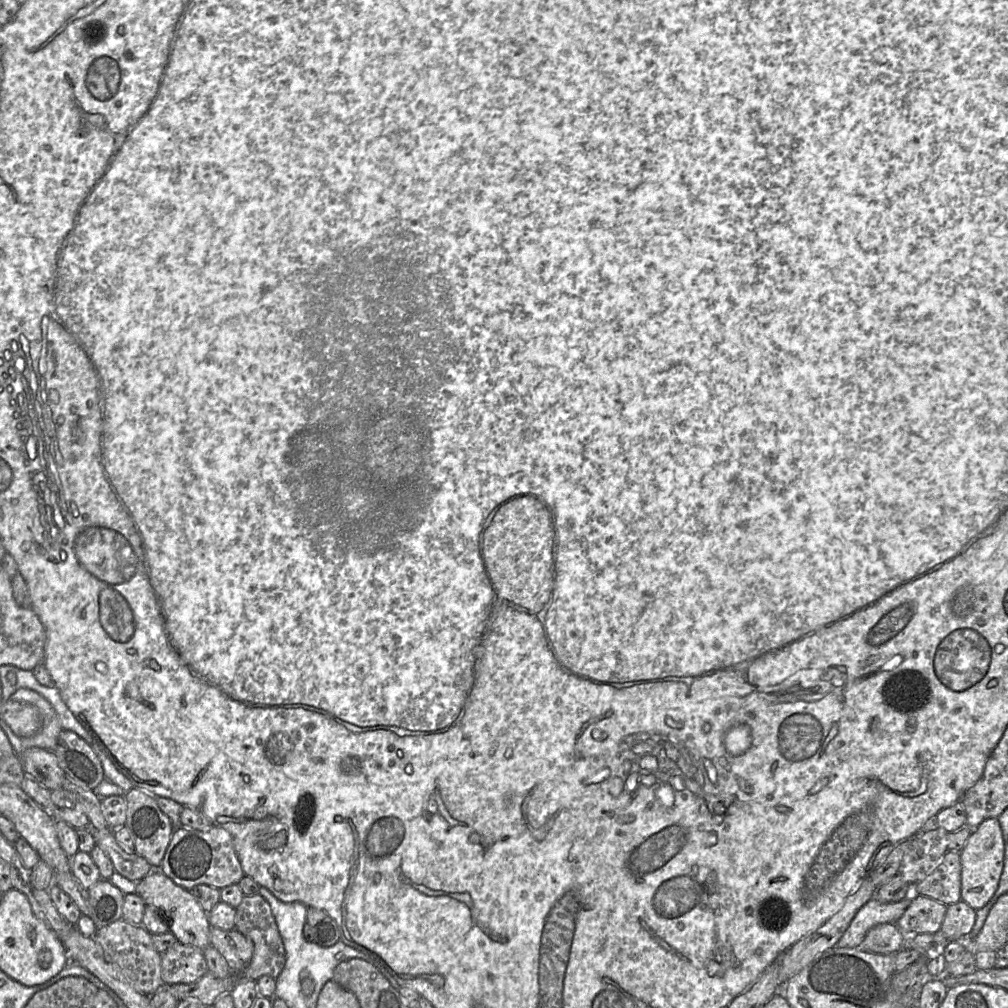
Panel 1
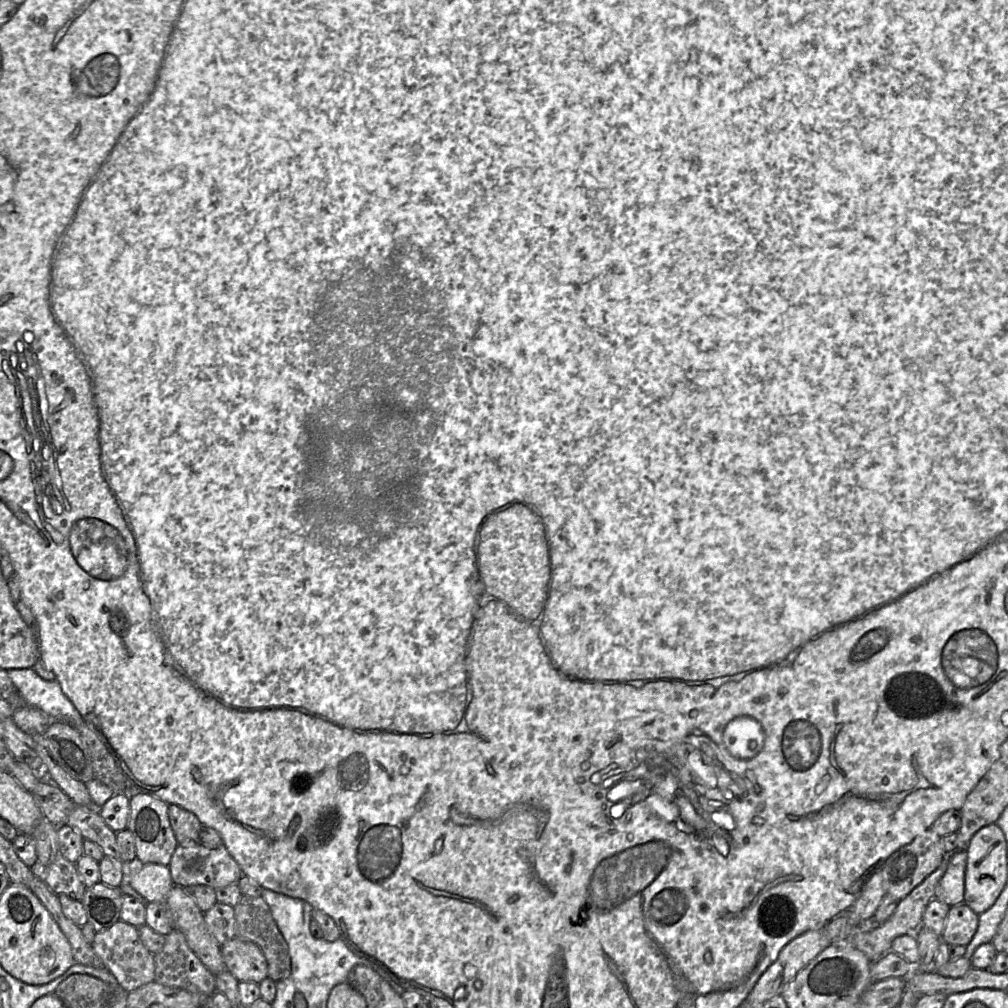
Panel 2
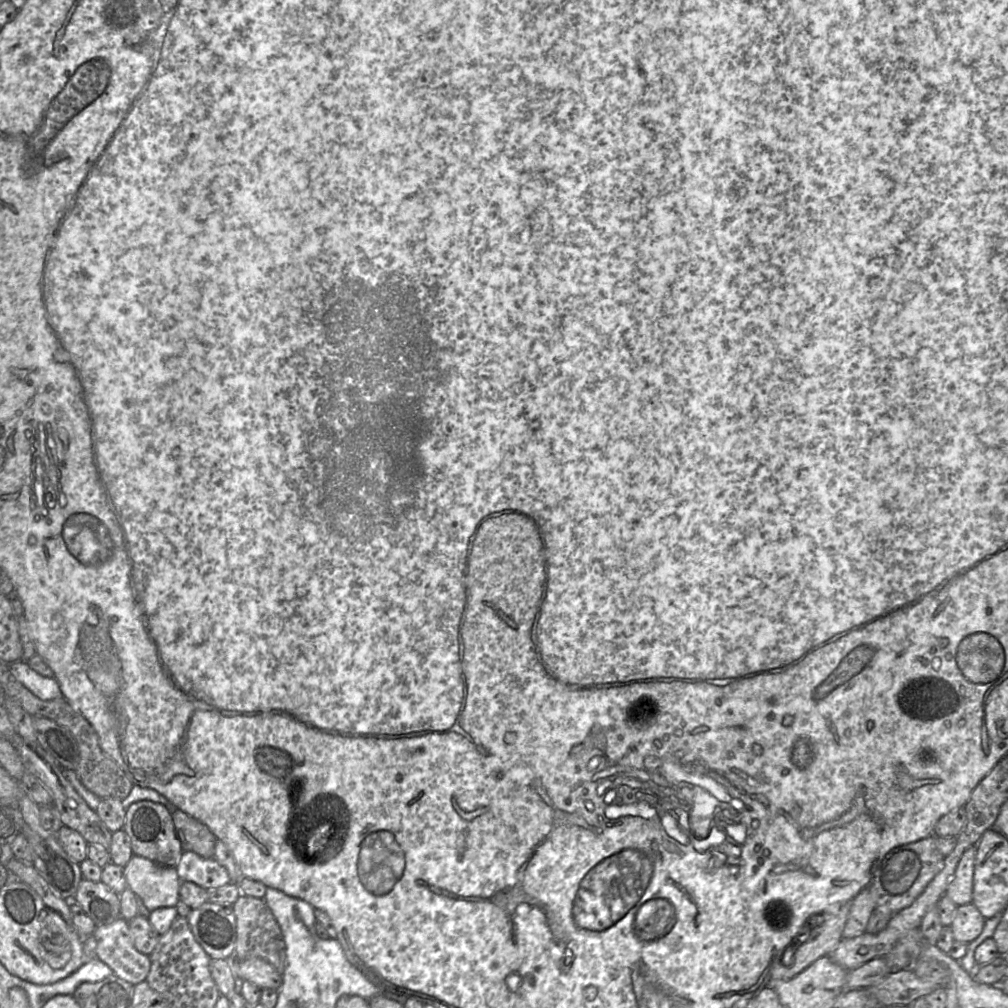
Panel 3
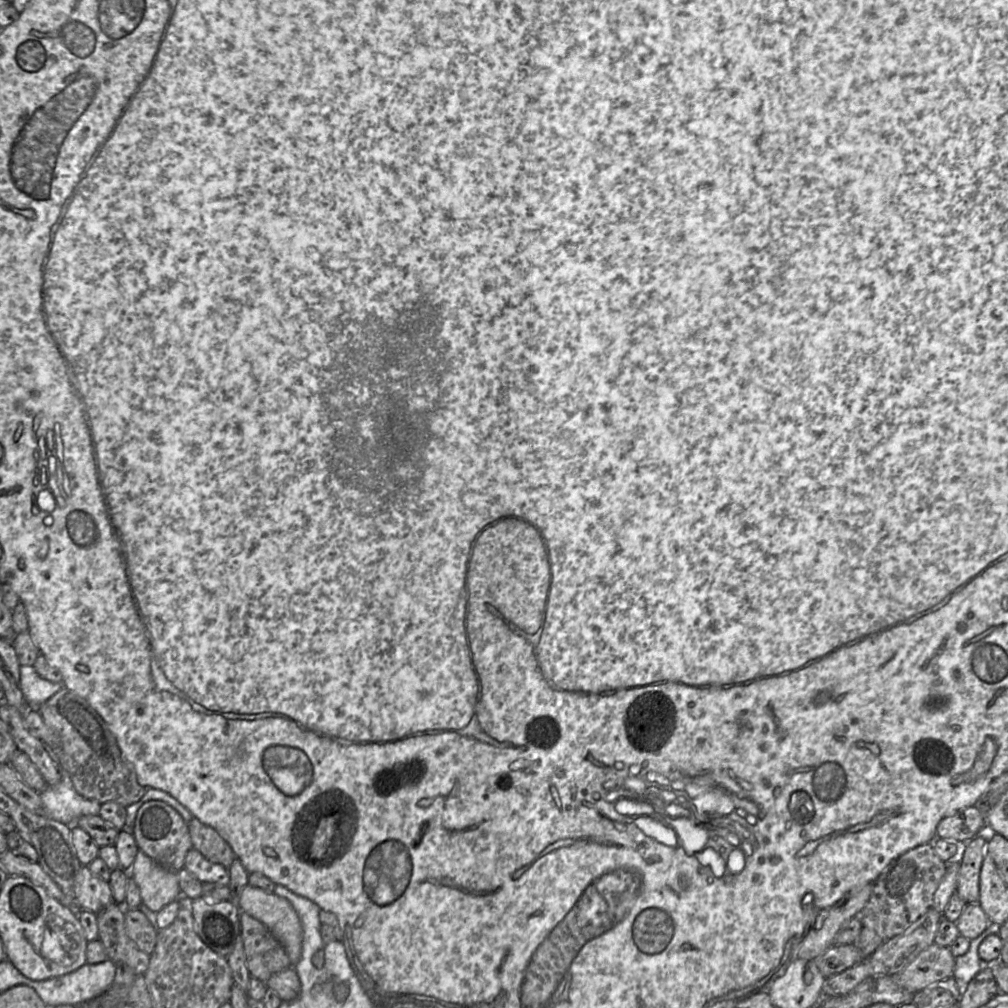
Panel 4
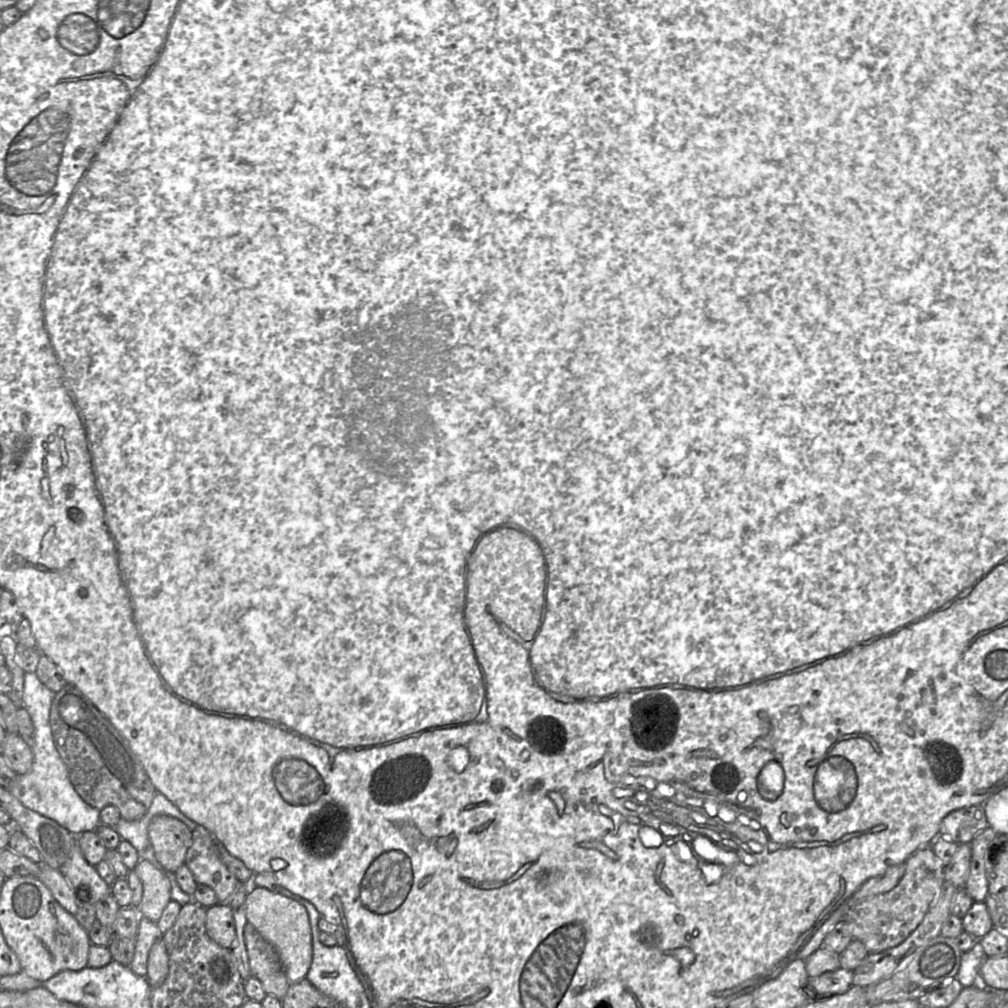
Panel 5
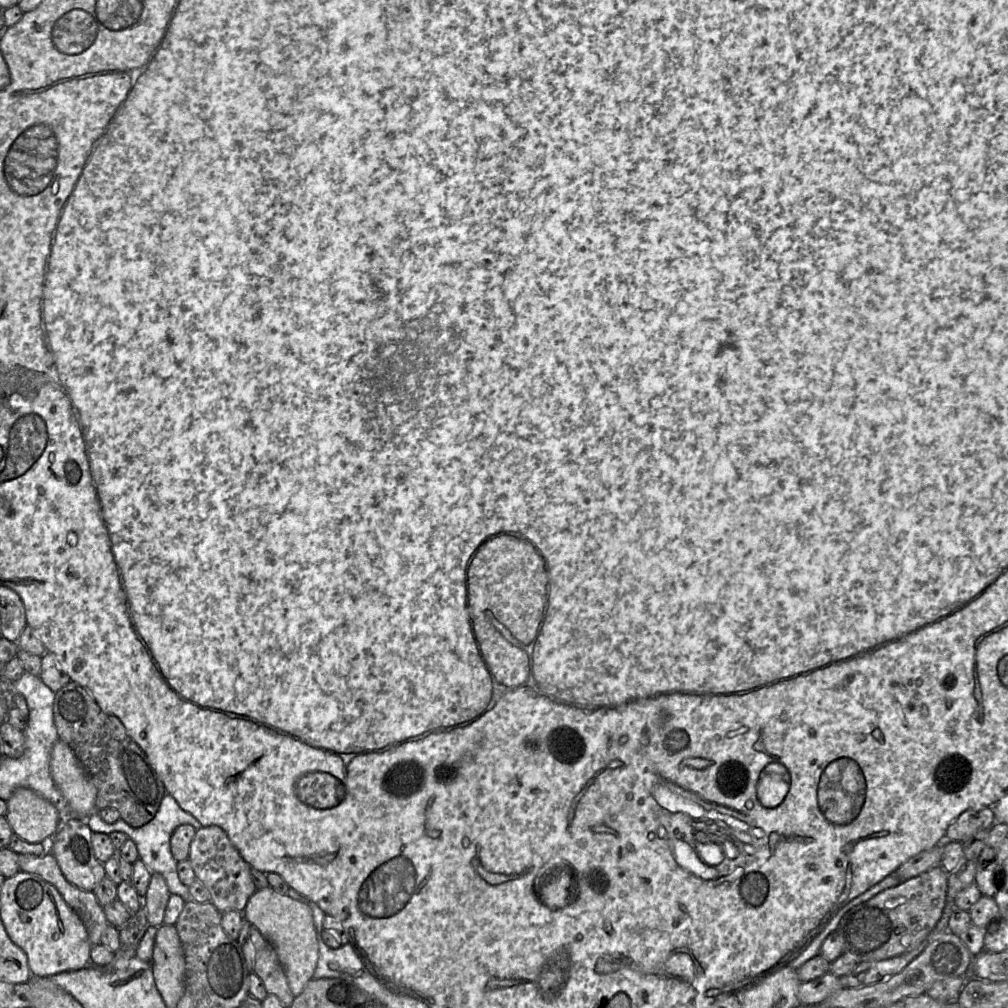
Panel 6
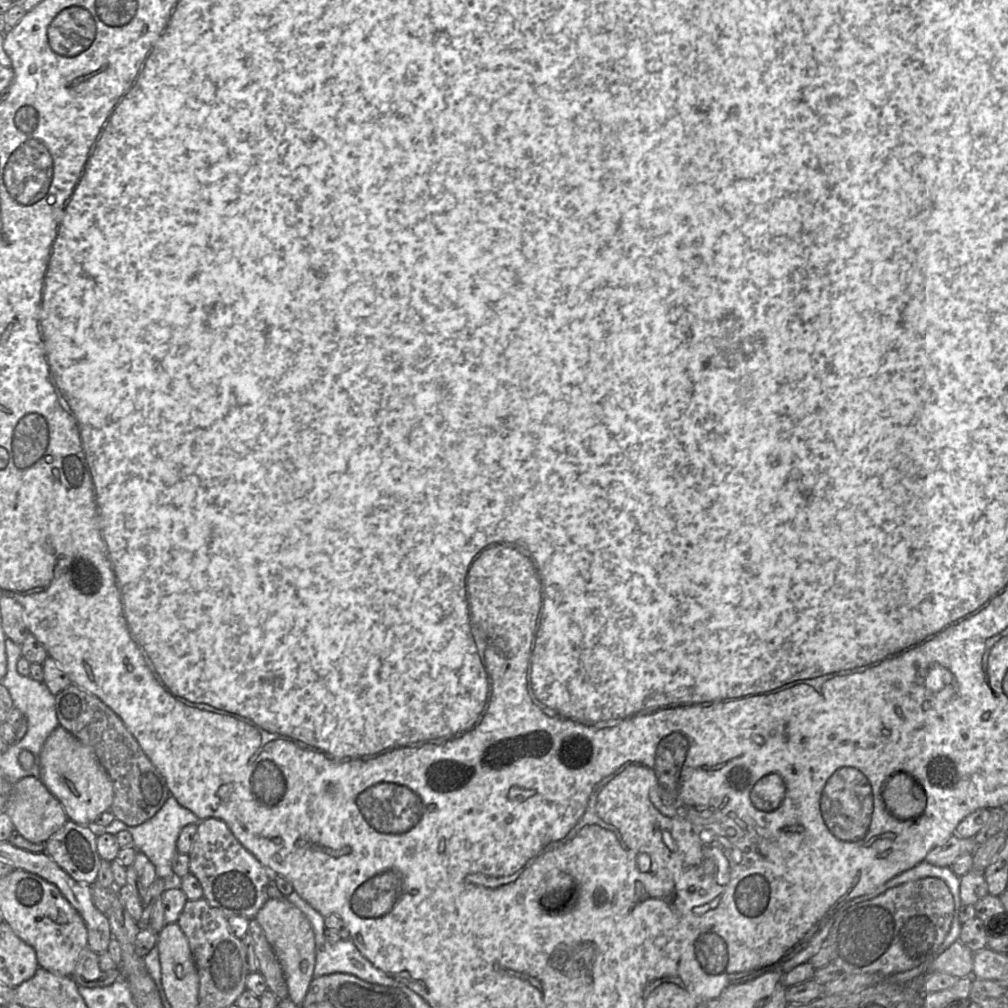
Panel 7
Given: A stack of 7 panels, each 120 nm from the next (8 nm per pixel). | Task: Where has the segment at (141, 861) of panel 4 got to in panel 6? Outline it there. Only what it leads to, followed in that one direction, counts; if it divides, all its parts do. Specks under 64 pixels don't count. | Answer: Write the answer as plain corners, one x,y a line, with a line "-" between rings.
152,873
147,893
142,898
150,926
160,927
163,925
170,895
165,878
159,873

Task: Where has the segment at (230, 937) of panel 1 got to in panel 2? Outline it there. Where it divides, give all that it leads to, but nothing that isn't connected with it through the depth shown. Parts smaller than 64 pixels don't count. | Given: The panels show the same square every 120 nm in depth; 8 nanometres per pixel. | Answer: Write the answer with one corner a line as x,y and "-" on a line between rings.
234,937
221,945
221,954
232,975
239,981
259,984
268,977
267,960
258,945

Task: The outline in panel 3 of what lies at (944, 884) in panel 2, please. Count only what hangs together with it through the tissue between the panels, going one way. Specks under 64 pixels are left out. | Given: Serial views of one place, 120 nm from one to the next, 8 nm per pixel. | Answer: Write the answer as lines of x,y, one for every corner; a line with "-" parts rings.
976,846
966,849
957,864
955,873
950,880
945,895
957,906
969,904
972,901
974,863

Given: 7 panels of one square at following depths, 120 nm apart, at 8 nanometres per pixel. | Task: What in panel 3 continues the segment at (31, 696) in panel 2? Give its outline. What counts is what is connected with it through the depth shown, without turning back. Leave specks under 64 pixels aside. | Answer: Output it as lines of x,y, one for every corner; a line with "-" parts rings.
25,661
10,664
9,671
18,682
40,700
49,701
63,697
54,678
38,674

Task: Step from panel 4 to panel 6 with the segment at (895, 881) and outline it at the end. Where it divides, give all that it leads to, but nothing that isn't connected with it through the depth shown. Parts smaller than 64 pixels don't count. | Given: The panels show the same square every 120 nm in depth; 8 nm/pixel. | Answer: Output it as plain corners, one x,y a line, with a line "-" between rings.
941,865
921,873
899,885
883,890
869,900
851,908
842,917
838,931
844,939
844,953
851,954
857,963
890,959
917,948
927,939
942,917
947,903
948,873

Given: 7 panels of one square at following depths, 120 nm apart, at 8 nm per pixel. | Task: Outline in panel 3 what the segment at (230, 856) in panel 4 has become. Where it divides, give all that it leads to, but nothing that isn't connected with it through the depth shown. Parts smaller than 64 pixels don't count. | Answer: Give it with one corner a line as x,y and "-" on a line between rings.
183,811
172,813
175,831
184,851
192,851
205,859
214,858
216,837
209,828

